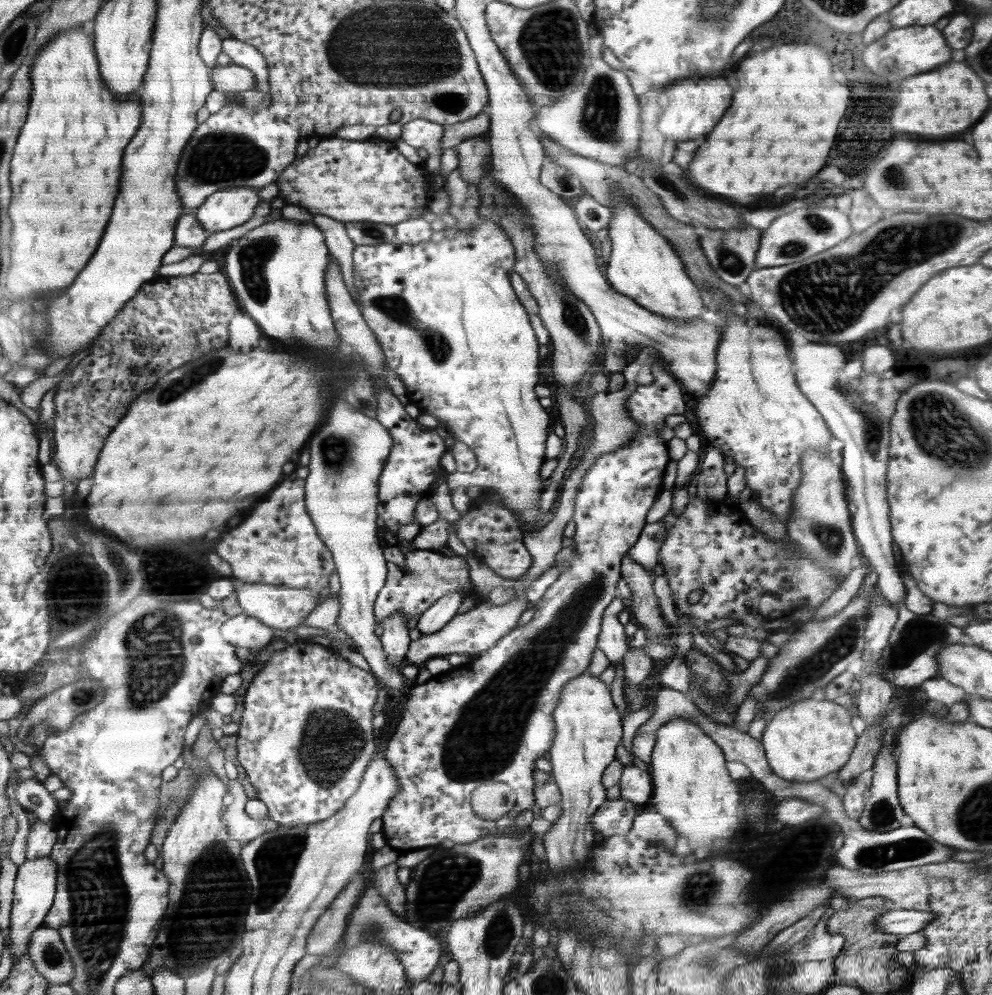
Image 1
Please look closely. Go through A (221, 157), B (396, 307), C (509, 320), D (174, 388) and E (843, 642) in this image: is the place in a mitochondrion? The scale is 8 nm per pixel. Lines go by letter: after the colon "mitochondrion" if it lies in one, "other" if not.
A: mitochondrion
B: mitochondrion
C: other
D: mitochondrion
E: mitochondrion

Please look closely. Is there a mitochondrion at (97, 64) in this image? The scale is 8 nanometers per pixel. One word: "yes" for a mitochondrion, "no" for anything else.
no

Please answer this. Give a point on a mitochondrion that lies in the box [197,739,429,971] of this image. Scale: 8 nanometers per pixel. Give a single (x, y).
(277, 858)

